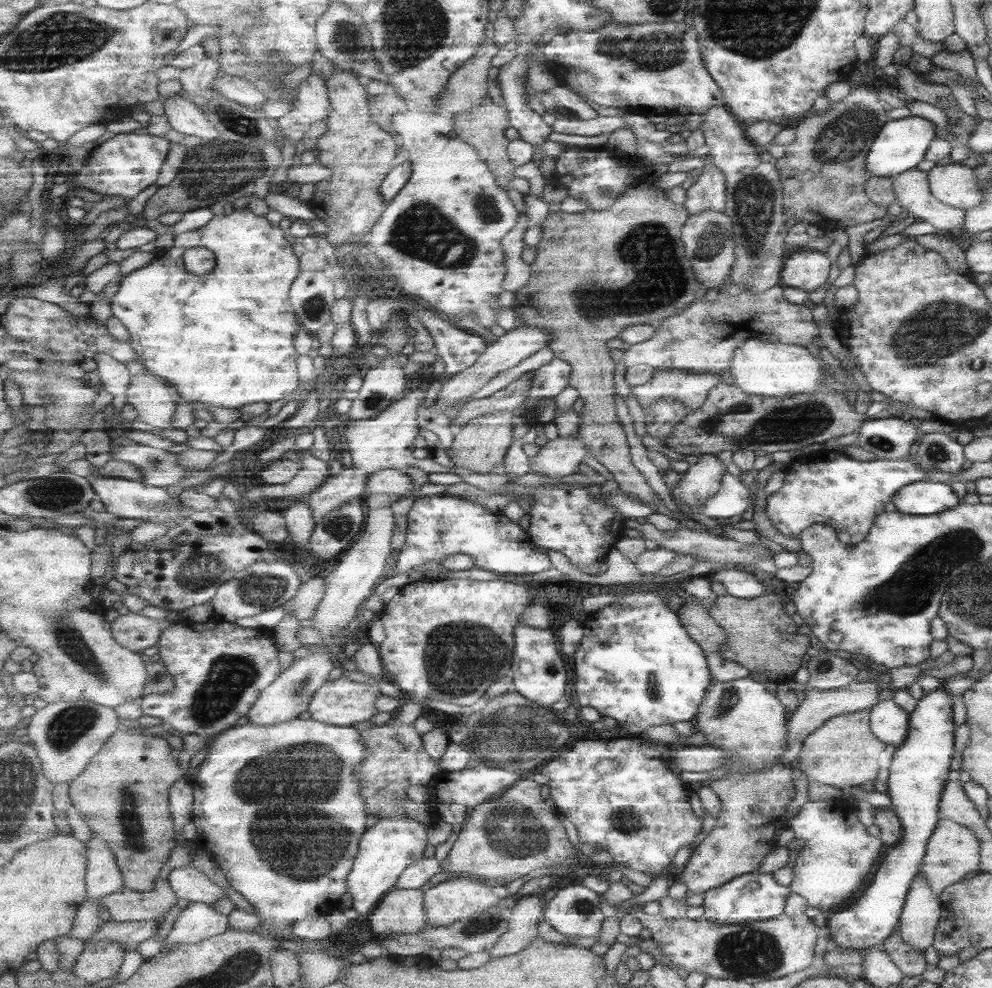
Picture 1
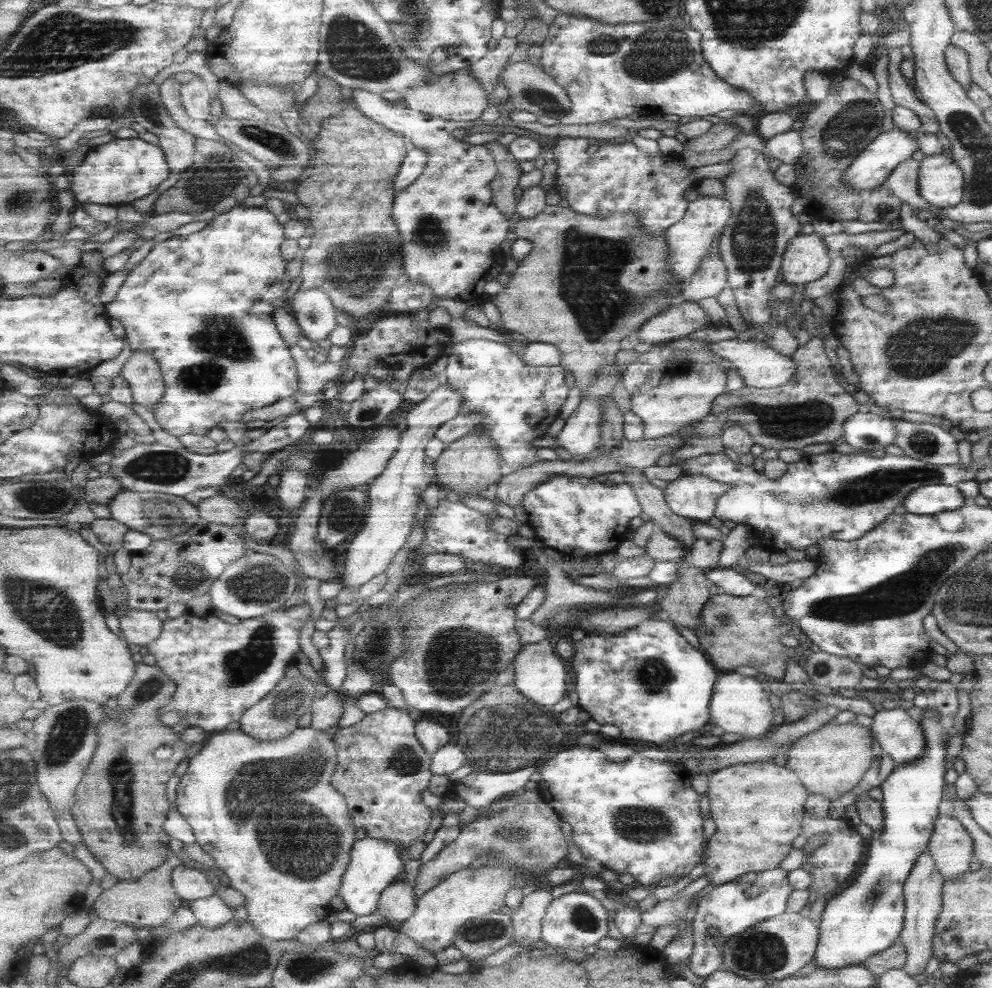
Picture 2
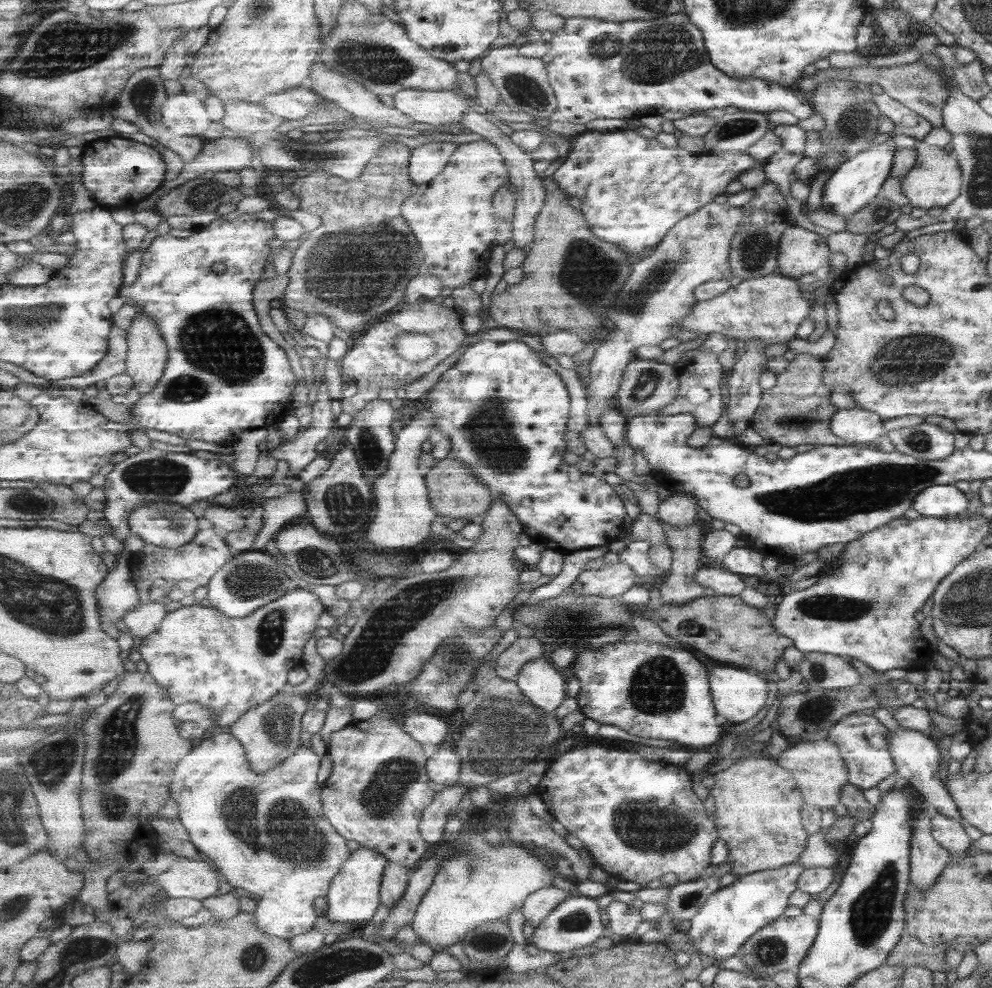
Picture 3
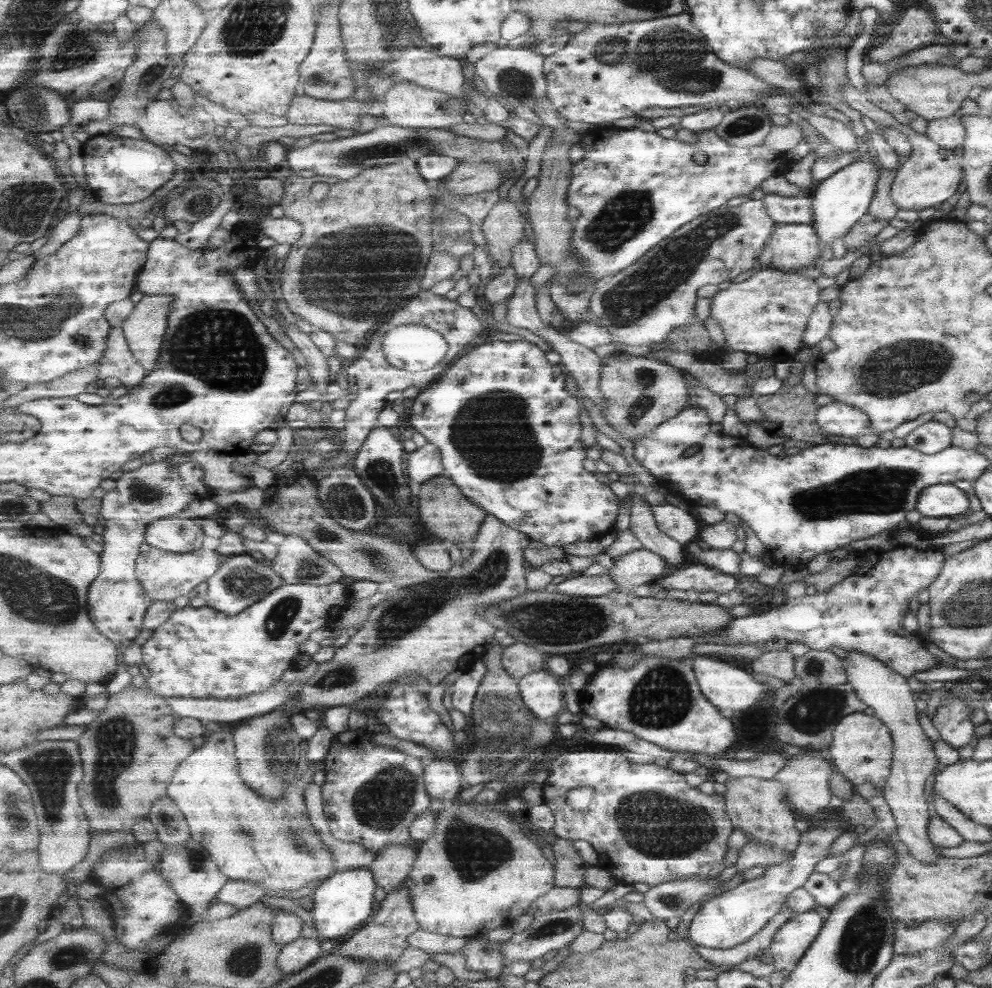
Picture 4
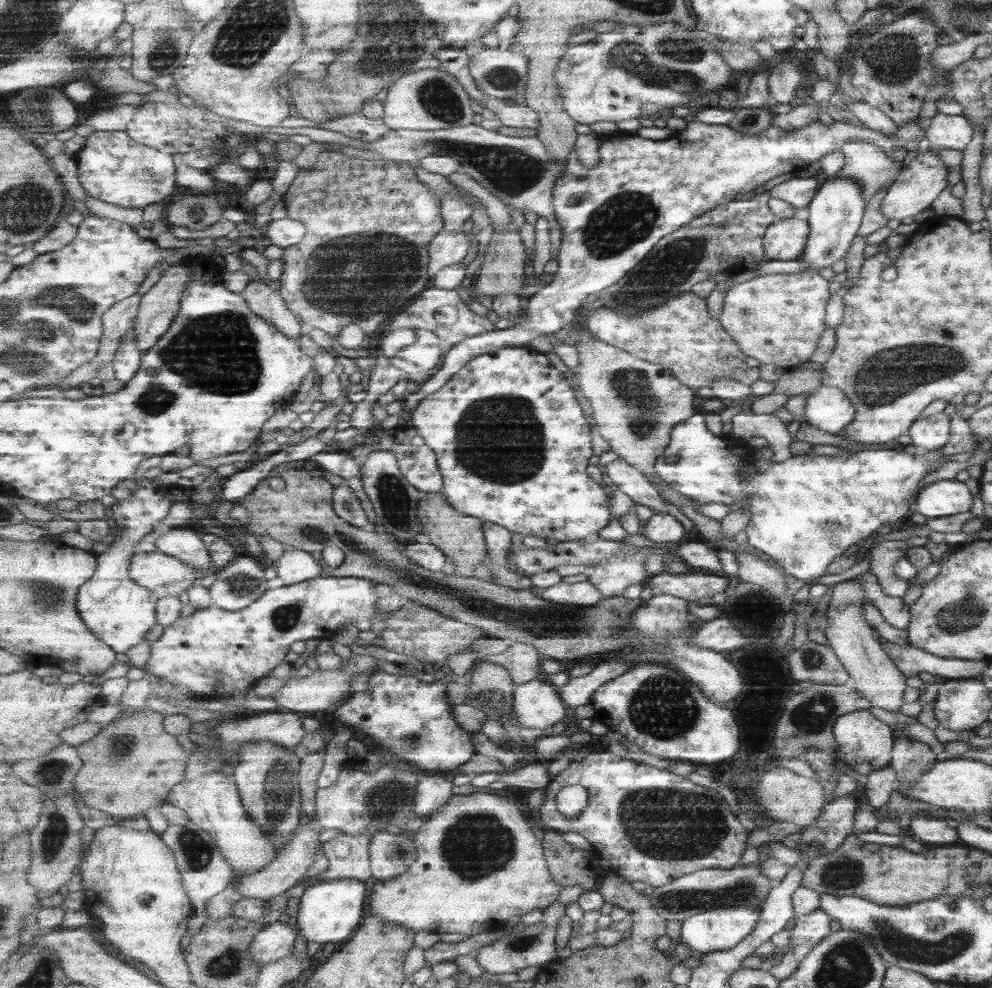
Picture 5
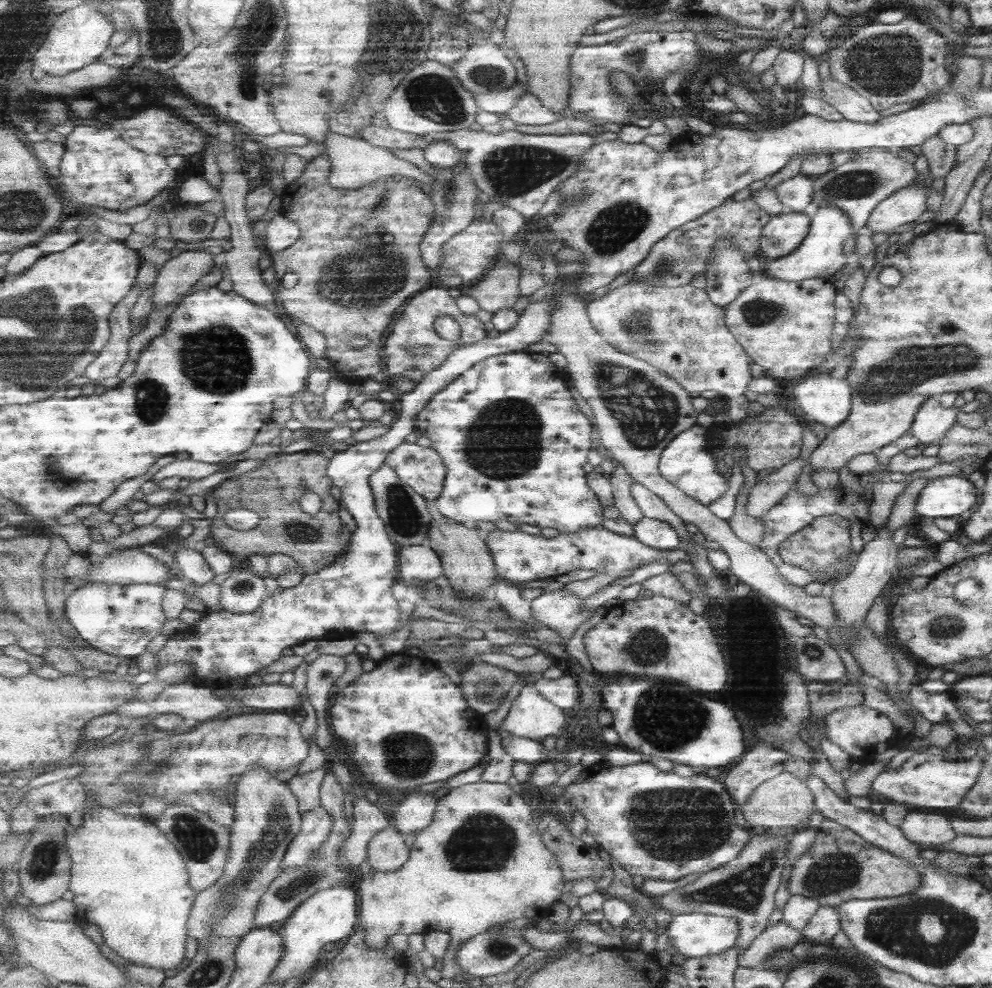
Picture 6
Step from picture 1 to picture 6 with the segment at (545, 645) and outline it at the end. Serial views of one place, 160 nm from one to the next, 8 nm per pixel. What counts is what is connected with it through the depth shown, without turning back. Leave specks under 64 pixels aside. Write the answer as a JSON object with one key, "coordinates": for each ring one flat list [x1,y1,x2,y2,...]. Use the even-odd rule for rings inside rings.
{"coordinates":[[529,685,510,706,499,730,504,734,539,741,545,736,557,736,565,722,563,709]]}

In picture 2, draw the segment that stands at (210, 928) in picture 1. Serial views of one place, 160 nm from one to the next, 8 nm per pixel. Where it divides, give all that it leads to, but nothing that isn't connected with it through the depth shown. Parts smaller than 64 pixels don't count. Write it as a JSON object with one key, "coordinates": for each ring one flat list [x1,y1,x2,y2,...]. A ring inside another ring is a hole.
{"coordinates":[[217,895,191,901,190,908,197,919,196,928,219,928,235,917,235,910,229,908]]}

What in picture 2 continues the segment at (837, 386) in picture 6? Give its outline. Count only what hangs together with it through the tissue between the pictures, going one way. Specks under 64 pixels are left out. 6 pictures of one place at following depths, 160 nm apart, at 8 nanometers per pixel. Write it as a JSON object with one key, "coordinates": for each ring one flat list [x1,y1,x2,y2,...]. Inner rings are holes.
{"coordinates":[[855,413,845,418,841,427,841,440,853,448,863,448,863,444,877,444,892,448,895,439,891,420,883,420,875,414]]}

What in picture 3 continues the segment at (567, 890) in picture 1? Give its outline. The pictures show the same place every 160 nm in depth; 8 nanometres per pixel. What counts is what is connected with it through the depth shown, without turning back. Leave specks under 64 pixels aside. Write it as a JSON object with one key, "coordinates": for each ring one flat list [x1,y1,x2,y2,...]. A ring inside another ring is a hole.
{"coordinates":[[573,893,571,898,563,902,563,904,559,904,559,907,555,908,553,913,535,928,528,944,535,946,540,951,556,954,561,952,571,953,572,950,594,945,599,938,605,936,606,927,607,921,604,909,599,908,597,900]]}

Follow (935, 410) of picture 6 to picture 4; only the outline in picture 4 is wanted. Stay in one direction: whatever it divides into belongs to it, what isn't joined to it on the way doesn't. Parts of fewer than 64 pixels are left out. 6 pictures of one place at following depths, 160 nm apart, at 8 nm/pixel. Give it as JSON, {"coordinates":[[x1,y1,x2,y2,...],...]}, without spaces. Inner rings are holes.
{"coordinates":[[925,422,903,438,903,444,920,454,933,455,951,447,951,430,939,422]]}

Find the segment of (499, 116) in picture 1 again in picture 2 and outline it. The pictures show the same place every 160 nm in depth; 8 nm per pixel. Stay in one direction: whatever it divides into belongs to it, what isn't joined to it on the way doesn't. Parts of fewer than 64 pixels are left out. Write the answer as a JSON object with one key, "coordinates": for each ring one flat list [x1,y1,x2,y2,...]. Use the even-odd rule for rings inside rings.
{"coordinates":[[488,141,490,153,494,156,498,165,498,175,491,183,494,192,495,206,499,207,507,216,516,212,517,208,517,186,519,178,523,176,519,168,518,160,510,153,507,143,503,141]]}

